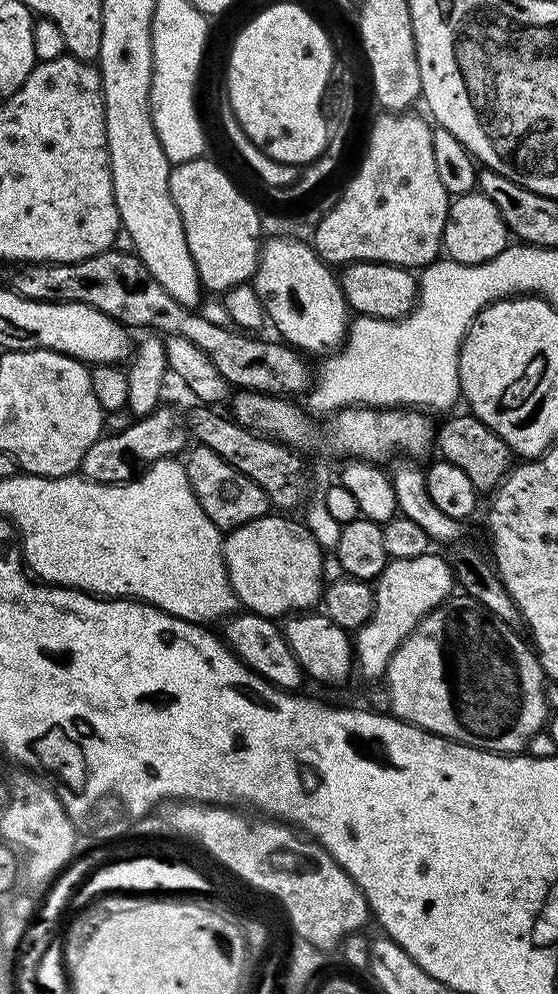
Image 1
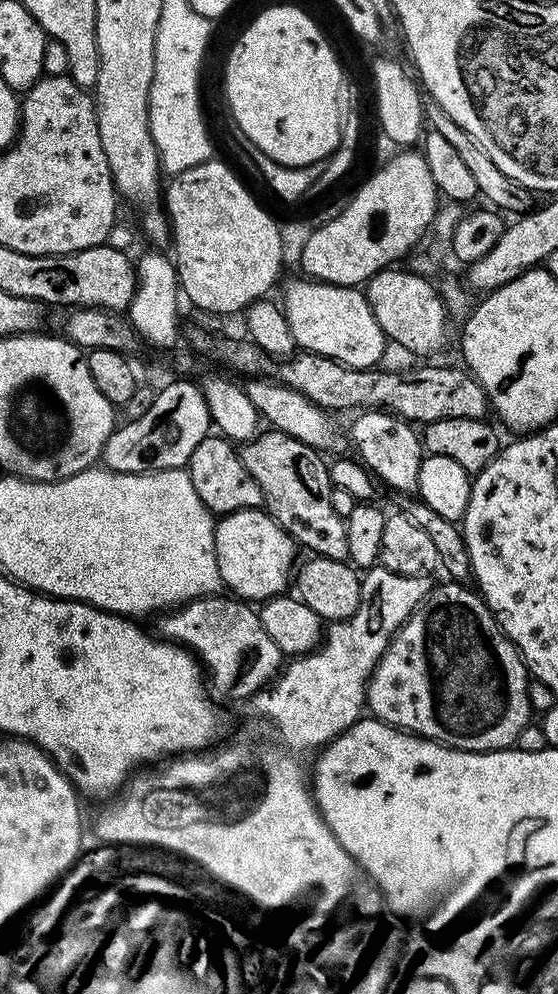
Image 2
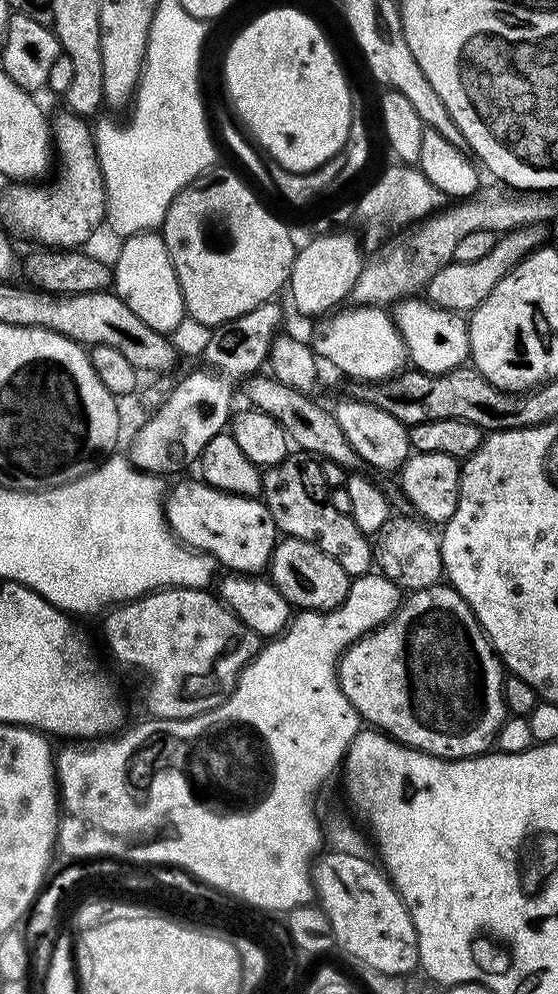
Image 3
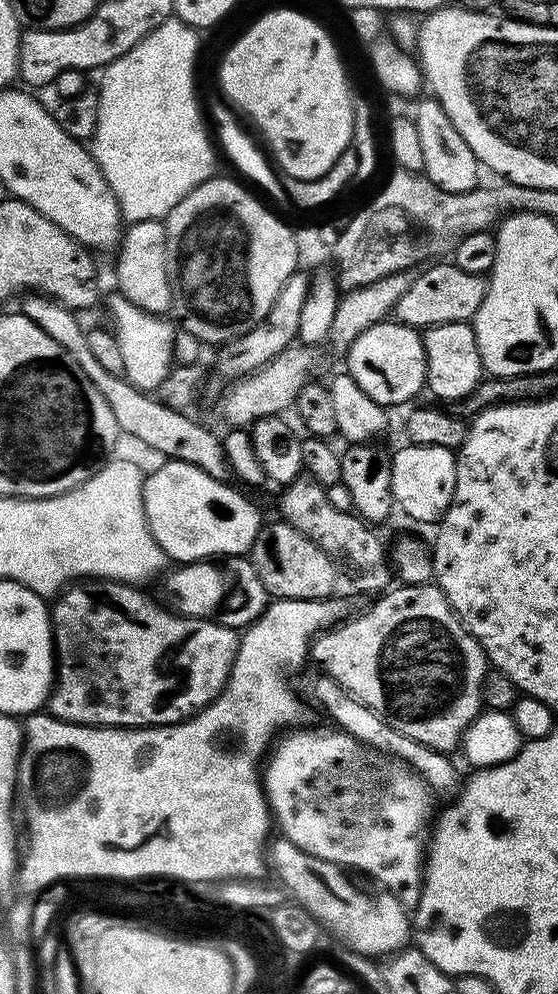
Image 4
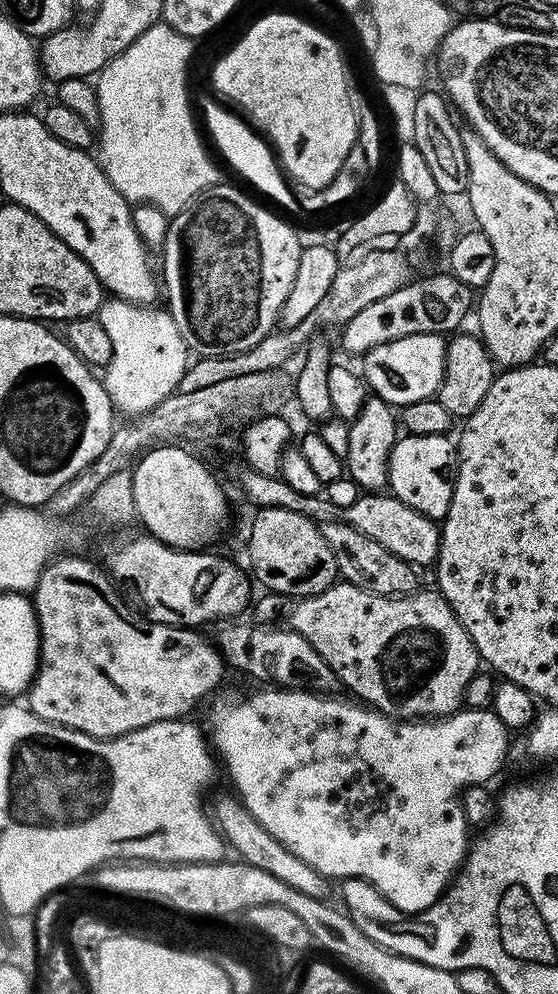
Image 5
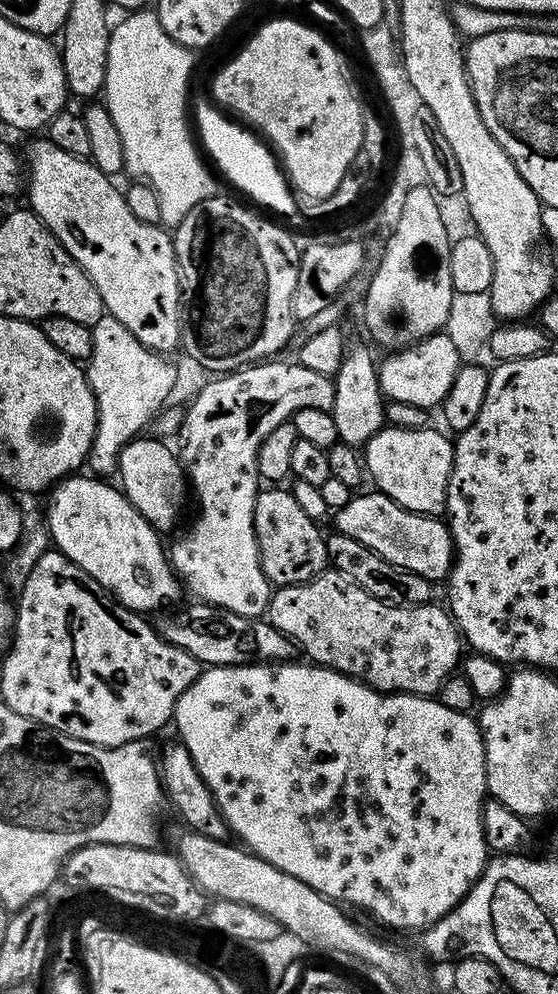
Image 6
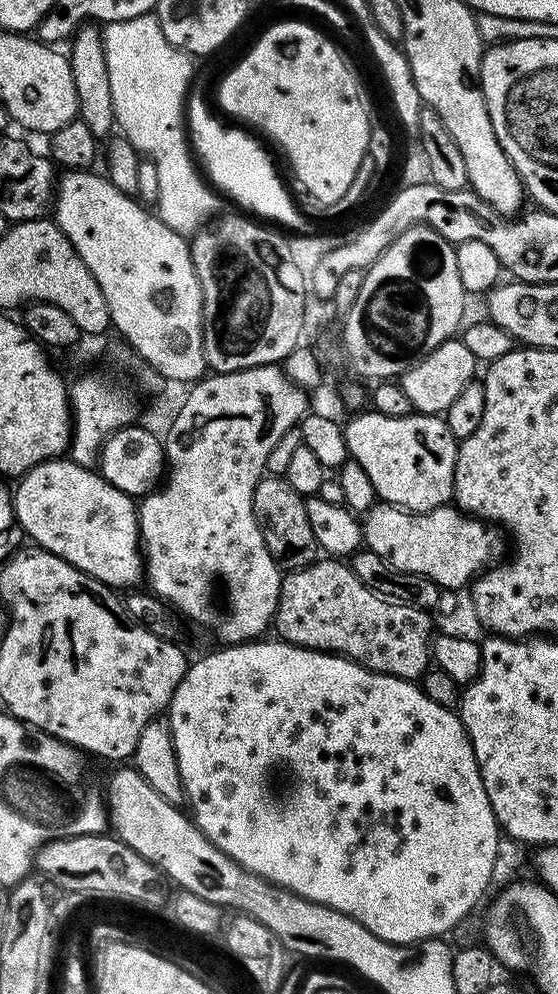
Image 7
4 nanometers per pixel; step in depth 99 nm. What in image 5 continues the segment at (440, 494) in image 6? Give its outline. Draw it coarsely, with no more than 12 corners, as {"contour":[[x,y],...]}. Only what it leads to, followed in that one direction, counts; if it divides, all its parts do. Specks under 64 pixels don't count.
{"contour":[[401,435],[387,487],[431,520],[450,510],[458,448]]}

